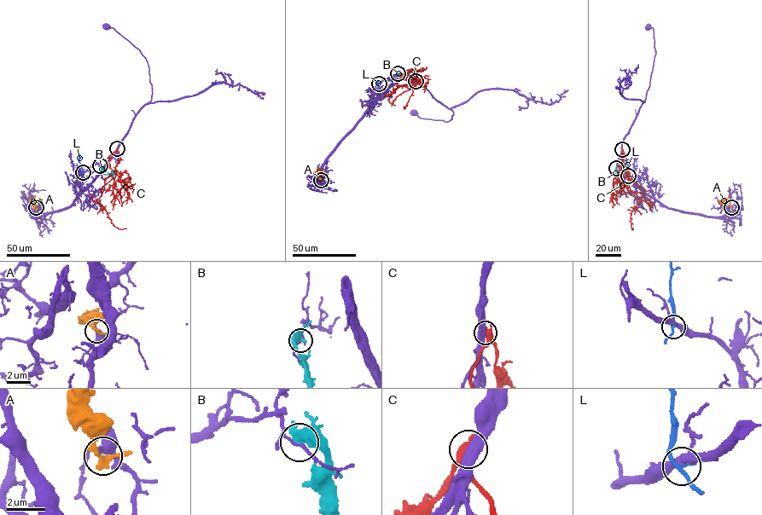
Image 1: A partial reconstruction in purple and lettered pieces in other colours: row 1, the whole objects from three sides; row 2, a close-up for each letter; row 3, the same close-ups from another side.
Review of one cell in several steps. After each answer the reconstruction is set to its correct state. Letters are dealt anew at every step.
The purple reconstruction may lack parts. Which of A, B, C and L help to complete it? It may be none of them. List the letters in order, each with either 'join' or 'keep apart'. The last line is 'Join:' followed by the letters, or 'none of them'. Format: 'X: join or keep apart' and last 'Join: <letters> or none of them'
A: keep apart
B: keep apart
C: keep apart
L: keep apart
Join: none of them

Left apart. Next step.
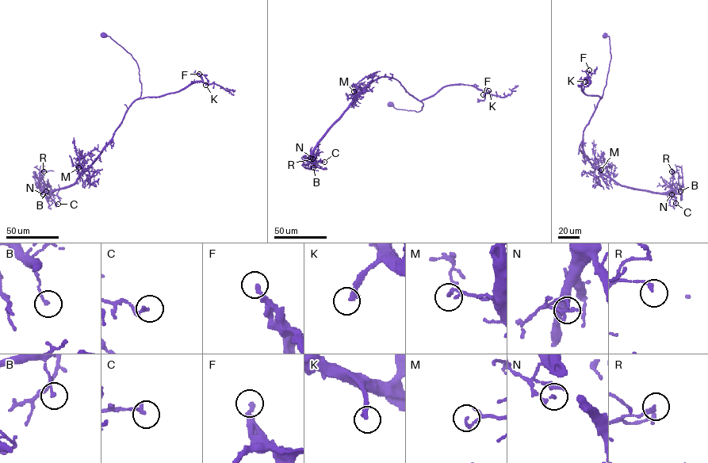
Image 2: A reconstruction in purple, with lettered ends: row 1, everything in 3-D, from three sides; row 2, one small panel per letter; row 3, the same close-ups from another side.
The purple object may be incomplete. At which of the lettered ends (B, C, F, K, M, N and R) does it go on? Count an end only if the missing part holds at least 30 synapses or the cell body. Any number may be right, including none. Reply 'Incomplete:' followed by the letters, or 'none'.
Incomplete: K

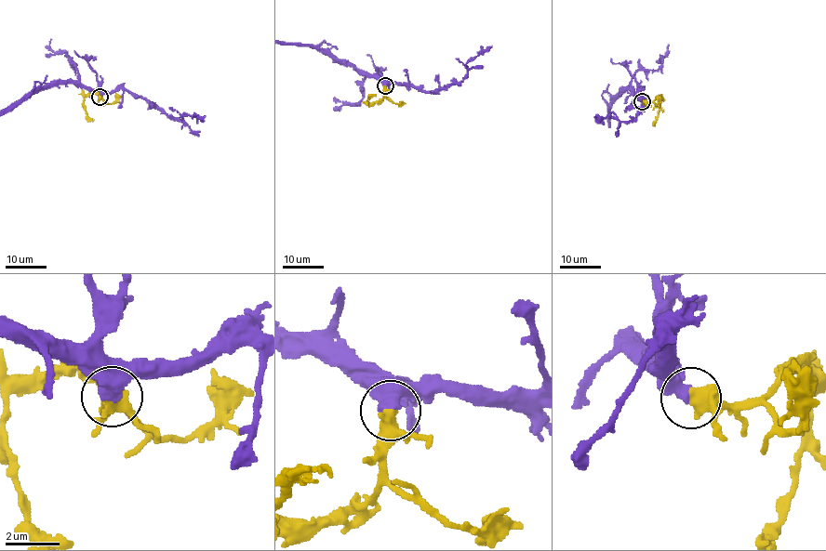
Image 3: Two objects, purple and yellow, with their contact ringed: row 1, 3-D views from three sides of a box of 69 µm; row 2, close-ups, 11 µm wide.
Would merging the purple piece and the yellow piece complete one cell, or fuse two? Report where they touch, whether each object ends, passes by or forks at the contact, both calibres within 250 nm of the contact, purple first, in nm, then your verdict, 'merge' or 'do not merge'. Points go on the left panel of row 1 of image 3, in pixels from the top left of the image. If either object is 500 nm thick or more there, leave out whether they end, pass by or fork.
place (99, 97); calibres 550 and 400 nm; merge

